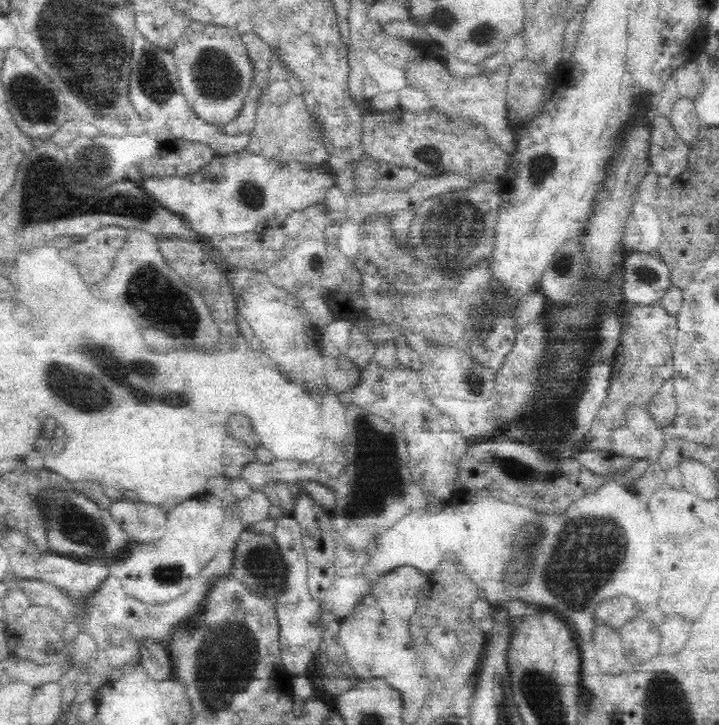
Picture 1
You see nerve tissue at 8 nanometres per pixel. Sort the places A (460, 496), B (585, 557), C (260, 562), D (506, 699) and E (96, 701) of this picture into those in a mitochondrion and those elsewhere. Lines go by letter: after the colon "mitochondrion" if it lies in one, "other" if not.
A: other
B: mitochondrion
C: mitochondrion
D: mitochondrion
E: other

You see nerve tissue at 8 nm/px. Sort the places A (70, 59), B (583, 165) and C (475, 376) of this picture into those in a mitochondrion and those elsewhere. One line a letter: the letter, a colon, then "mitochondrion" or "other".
A: mitochondrion
B: other
C: mitochondrion

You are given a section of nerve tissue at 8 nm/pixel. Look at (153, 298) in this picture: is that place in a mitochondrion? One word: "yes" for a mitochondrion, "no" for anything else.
yes

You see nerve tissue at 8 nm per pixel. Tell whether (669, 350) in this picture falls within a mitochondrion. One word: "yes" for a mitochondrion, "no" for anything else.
no

